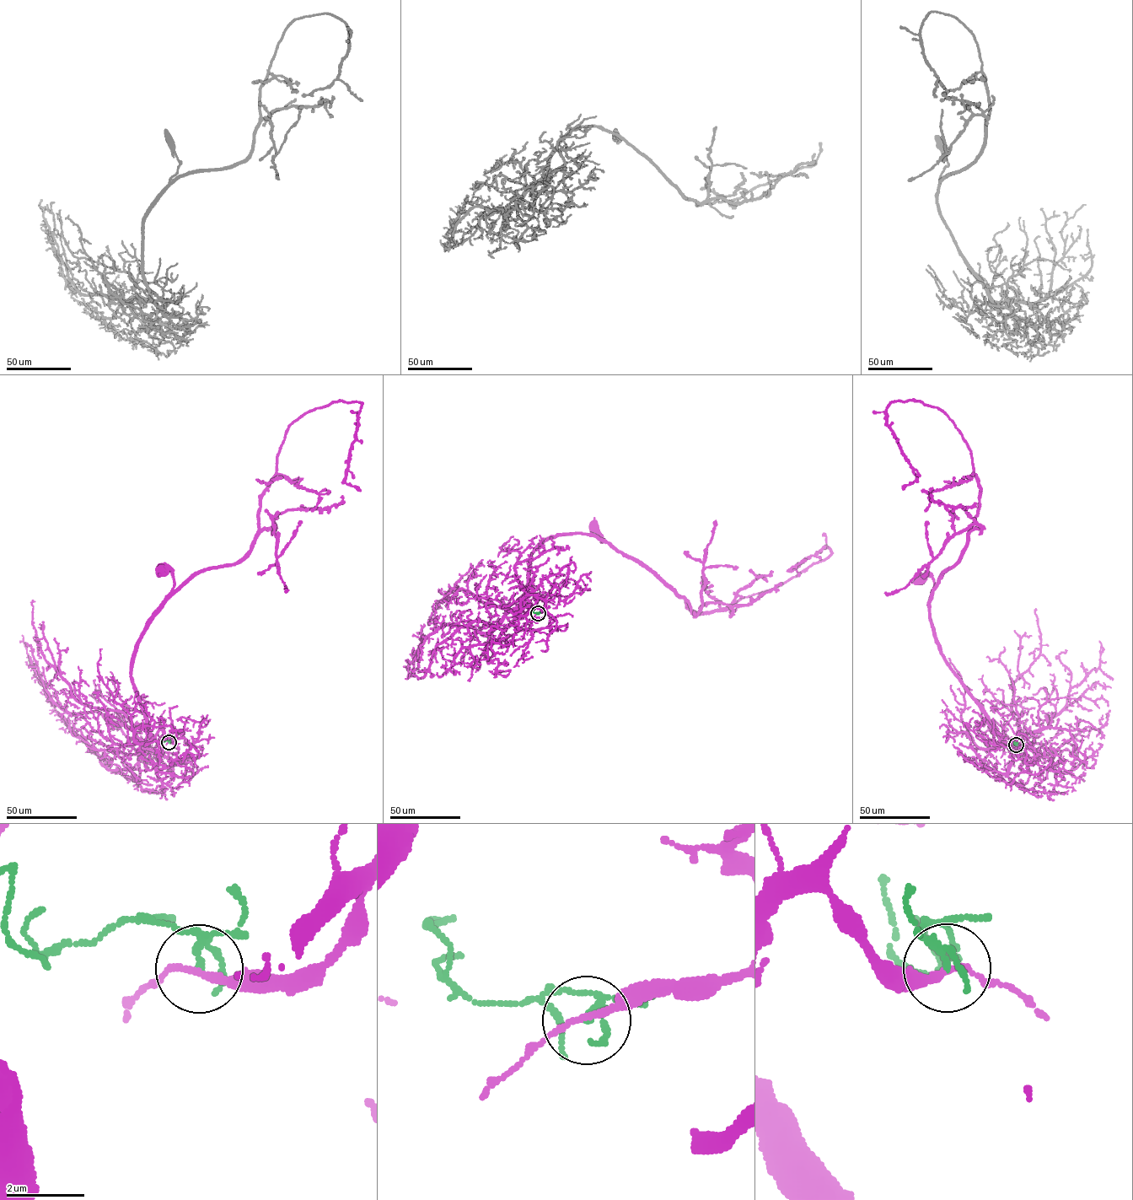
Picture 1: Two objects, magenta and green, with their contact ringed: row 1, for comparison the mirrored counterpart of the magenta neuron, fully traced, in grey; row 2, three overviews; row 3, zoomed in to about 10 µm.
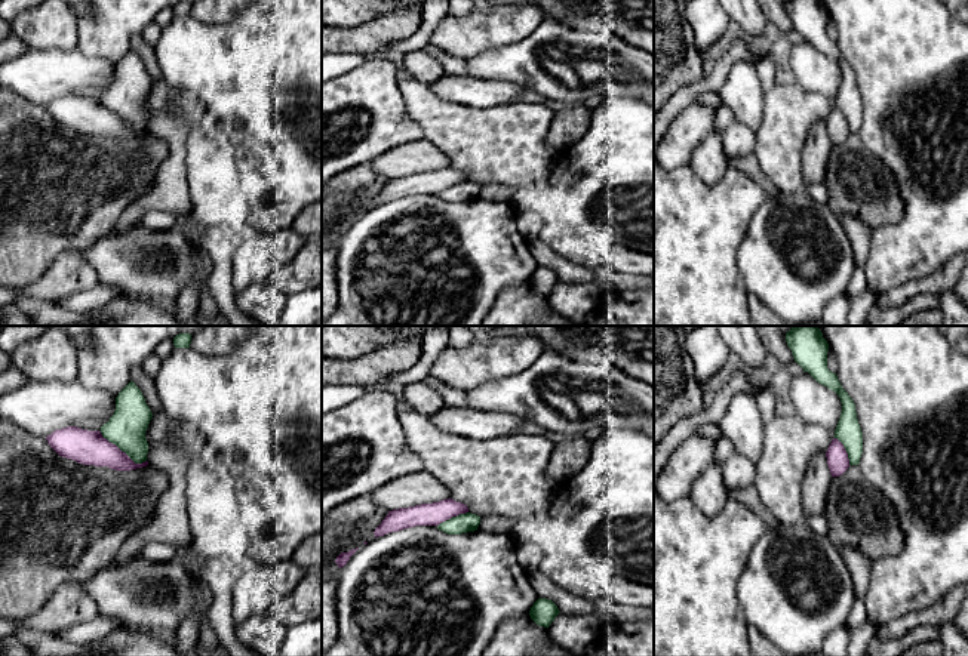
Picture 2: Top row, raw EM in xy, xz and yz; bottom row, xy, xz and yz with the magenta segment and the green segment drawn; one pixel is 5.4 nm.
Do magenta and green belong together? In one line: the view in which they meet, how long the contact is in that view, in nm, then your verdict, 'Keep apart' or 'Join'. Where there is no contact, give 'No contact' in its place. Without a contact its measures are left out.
Touches magenta in xy. Shared border 300 nm. Keep apart

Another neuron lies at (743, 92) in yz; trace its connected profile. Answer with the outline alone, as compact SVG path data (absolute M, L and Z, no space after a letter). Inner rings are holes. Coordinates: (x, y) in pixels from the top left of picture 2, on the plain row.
M735 62L719 92L722 102L734 114L734 120L756 132L765 110L765 90L753 62Z

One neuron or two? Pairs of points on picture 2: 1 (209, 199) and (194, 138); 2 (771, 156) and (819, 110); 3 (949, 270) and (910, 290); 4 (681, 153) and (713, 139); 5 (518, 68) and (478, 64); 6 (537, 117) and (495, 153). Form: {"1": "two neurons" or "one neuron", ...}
{"1": "one neuron", "2": "one neuron", "3": "one neuron", "4": "two neurons", "5": "one neuron", "6": "one neuron"}

